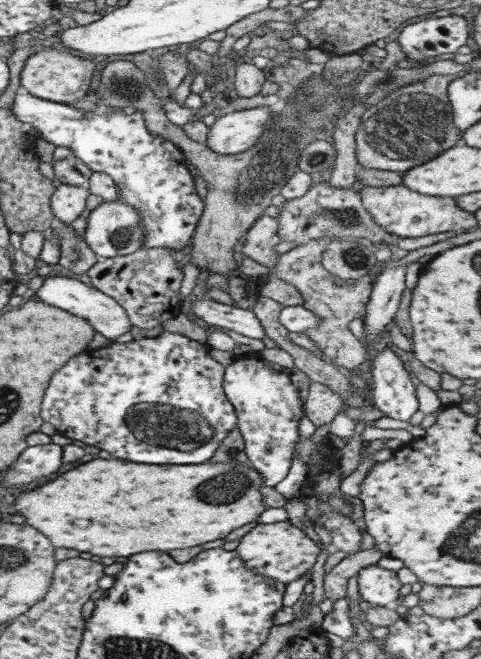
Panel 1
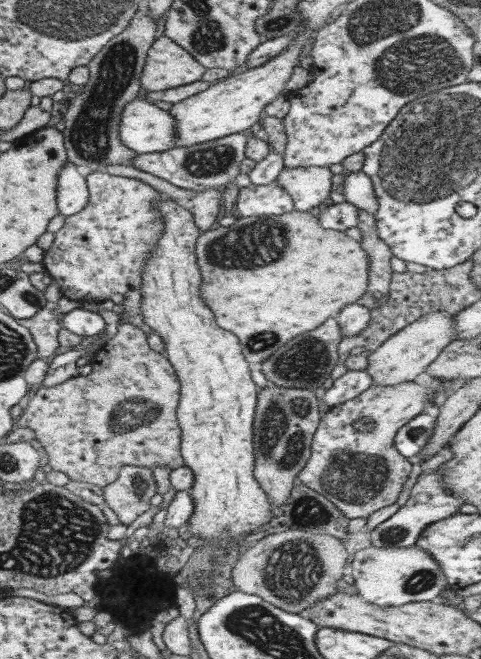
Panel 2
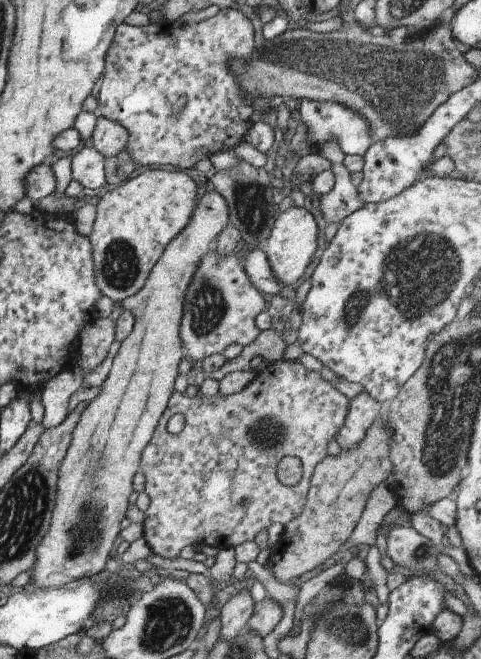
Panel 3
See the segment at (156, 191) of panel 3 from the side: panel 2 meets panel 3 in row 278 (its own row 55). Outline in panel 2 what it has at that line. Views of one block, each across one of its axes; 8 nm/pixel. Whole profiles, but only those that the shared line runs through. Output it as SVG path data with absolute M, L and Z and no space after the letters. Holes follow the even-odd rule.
M143 9L135 13L128 26L108 41L104 48L89 62L90 80L83 85L80 95L75 96L70 107L66 111L64 122L66 130L65 139L67 158L74 166L90 167L90 170L100 171L110 165L129 165L139 154L136 151L122 145L120 139L120 114L125 104L135 101L140 94L142 69L147 57L147 52L153 42L161 34L161 23L151 18Z

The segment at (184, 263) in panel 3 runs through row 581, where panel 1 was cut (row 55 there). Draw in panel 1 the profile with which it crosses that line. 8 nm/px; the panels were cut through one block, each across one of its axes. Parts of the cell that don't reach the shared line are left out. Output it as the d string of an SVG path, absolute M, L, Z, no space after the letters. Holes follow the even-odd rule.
M70 48L41 51L30 55L25 61L20 72L20 82L28 90L28 93L35 97L70 105L75 103L74 100L80 100L88 94L92 76L94 76L96 65L99 63L101 63L99 59L82 59L82 57L72 55Z

